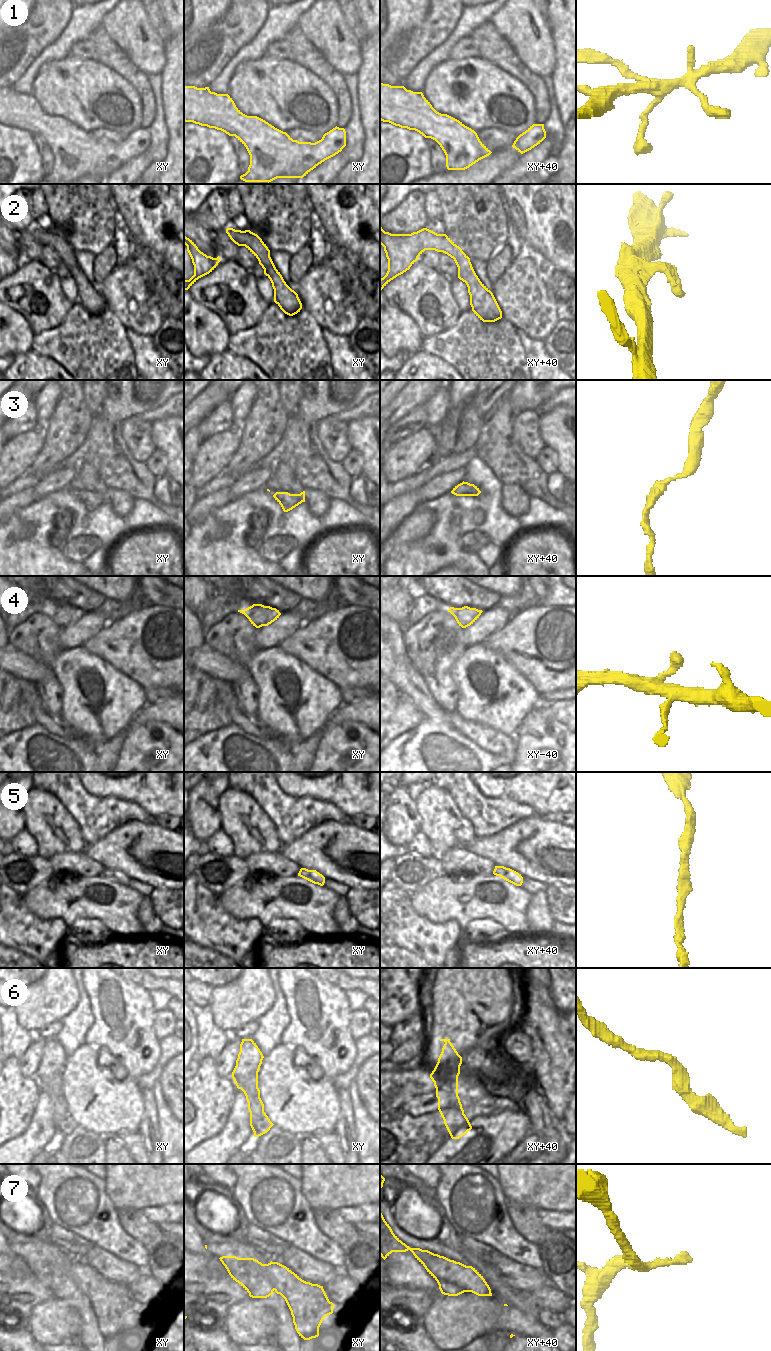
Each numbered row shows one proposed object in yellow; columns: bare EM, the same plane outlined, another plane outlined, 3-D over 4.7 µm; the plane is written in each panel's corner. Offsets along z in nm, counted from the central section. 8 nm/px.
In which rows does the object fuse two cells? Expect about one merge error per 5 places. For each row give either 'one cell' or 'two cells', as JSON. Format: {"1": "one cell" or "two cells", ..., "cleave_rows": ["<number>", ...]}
{"1": "one cell", "2": "one cell", "3": "one cell", "4": "one cell", "5": "one cell", "6": "one cell", "7": "one cell", "cleave_rows": []}

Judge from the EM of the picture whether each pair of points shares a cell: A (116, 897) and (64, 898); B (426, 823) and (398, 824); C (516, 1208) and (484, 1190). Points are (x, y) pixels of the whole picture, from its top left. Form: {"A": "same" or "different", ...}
{"A": "same", "B": "different", "C": "different"}

